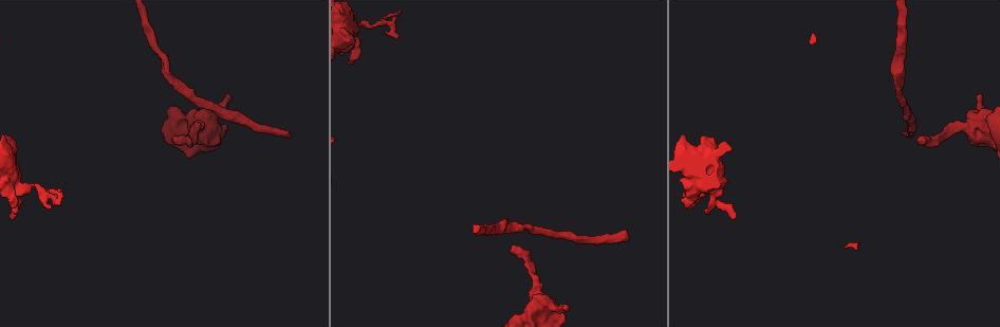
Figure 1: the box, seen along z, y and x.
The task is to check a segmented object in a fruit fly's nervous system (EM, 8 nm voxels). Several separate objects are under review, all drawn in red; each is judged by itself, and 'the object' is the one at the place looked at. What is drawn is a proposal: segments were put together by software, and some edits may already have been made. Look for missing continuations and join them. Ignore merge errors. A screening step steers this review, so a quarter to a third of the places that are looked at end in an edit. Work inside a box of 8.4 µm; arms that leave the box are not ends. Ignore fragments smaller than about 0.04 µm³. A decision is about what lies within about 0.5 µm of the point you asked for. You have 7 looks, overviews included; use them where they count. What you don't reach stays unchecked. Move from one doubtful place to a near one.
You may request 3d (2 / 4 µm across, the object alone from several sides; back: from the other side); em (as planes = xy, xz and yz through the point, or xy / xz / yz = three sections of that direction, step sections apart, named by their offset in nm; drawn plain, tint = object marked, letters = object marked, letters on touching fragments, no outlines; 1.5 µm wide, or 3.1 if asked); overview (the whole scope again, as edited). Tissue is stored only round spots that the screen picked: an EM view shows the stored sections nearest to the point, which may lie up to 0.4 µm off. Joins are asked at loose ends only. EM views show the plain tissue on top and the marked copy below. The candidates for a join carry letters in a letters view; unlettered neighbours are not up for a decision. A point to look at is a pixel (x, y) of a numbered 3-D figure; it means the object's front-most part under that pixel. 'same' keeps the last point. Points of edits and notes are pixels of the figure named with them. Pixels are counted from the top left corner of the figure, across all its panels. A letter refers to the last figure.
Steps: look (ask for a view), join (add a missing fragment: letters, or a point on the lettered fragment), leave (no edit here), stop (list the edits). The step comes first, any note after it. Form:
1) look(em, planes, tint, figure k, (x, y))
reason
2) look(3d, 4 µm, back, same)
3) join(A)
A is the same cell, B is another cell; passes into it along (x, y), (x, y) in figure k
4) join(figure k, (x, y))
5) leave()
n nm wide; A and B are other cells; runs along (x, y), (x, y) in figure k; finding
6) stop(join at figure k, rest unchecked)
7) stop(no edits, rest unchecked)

look(3d, 4 µm, figure 1, (511, 249))
branch stops here

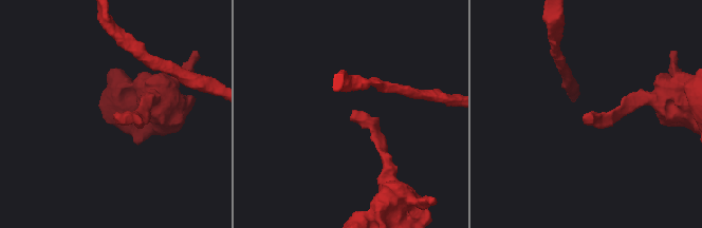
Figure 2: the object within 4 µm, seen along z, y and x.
look(em, xy, step 8, letters, figure 2, (589, 112))

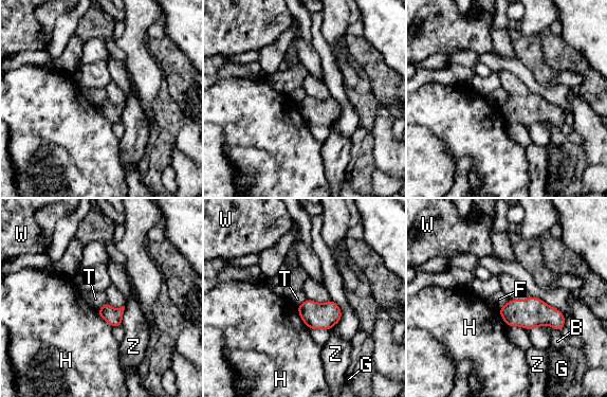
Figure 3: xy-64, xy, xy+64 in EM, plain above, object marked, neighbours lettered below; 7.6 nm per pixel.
leave()
H touches over 200 nm; B, F, G, H, T, W and Z are other cells; border along (107, 302), (97, 310) in figure 3; none of them fits

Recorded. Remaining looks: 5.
look(3d, 4 µm, figure 1, (566, 305))
free end

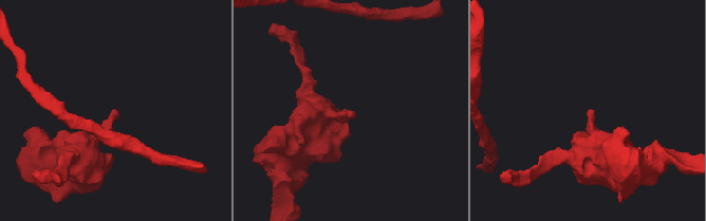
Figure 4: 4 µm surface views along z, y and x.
look(em, planes, letters, figure 4, (112, 110))
need the tissue

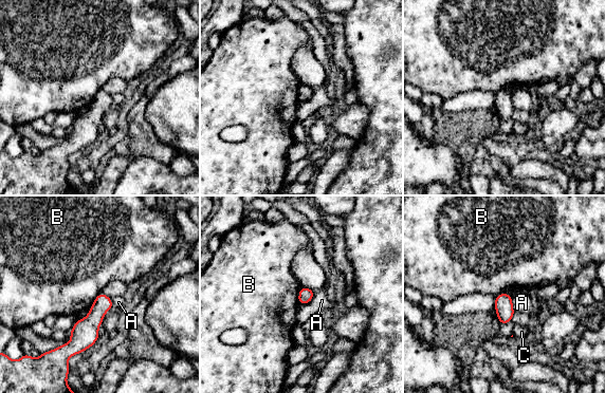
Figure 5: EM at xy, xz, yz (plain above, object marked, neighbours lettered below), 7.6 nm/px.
leave()
A, B and C are other cells; no lettered fragment goes on from it

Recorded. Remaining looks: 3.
look(3d, 4 µm, figure 1, (59, 188))
branch stops here

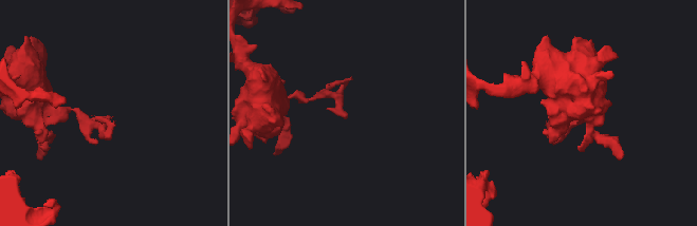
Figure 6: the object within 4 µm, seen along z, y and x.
look(em, planes, letters, figure 6, (345, 116))
need the tissue

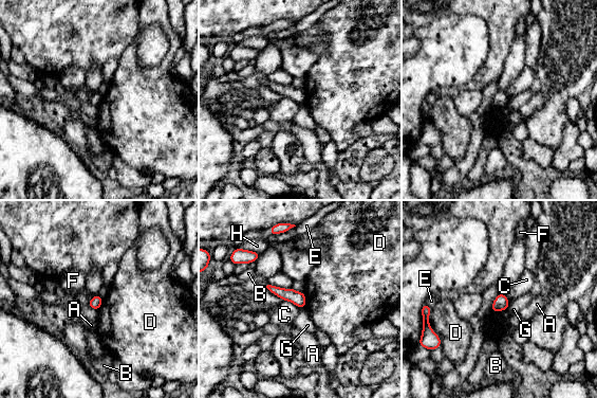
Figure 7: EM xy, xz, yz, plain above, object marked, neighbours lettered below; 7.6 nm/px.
leave()
E touches over 170 nm; A, B, C, D, E, F, G and H are other cells; none of them fits

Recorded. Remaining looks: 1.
stop(no edits, rest unchecked)

